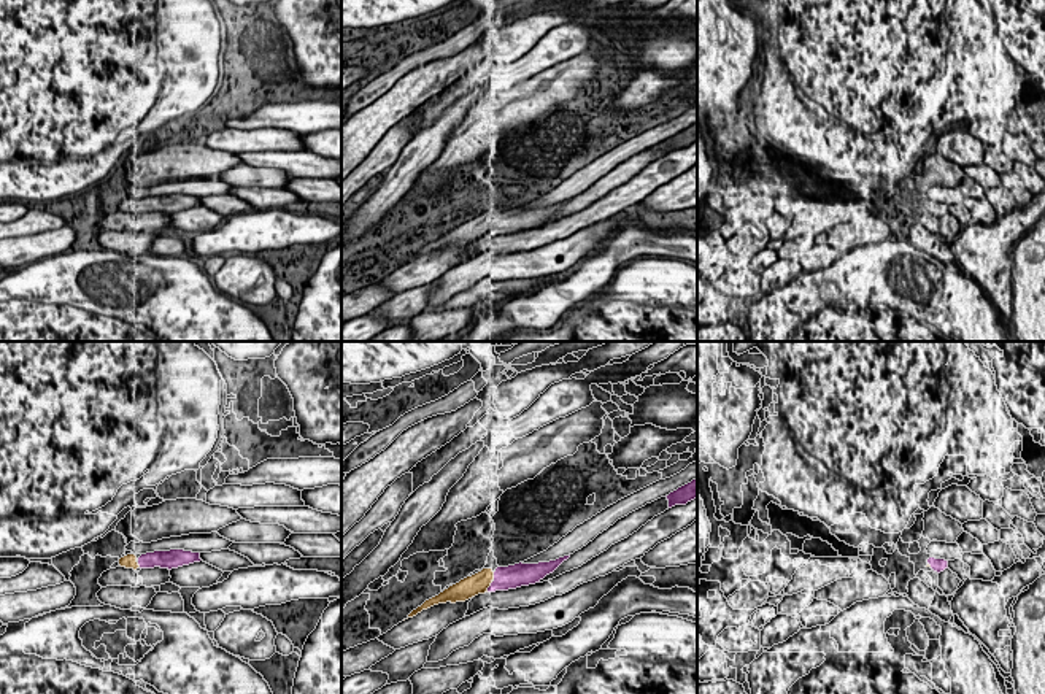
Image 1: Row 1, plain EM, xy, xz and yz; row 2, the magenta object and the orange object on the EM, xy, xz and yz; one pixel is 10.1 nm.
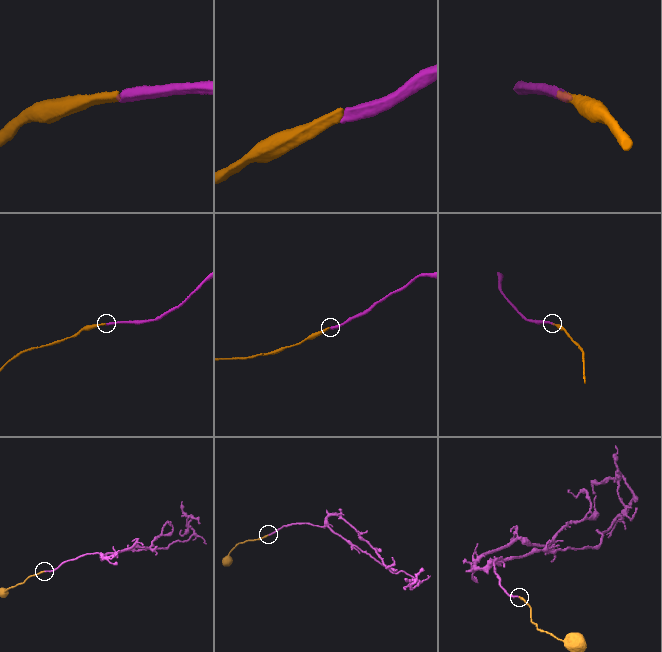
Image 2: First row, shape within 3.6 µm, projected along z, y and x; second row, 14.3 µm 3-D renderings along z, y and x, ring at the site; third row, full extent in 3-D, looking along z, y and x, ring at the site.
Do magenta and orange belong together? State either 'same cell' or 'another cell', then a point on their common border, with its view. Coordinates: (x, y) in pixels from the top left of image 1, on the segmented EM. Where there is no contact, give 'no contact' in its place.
same cell | xz (489, 586)

